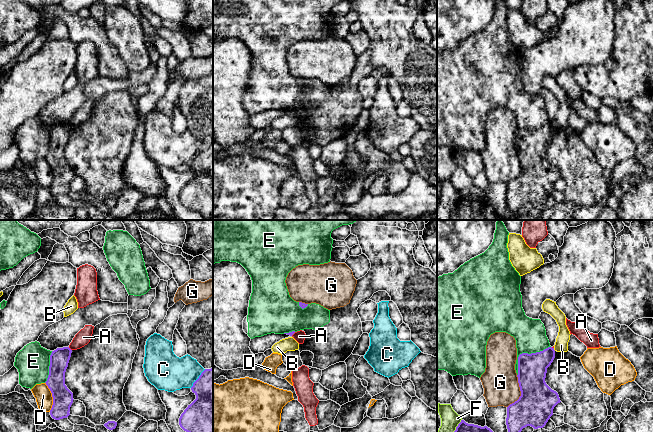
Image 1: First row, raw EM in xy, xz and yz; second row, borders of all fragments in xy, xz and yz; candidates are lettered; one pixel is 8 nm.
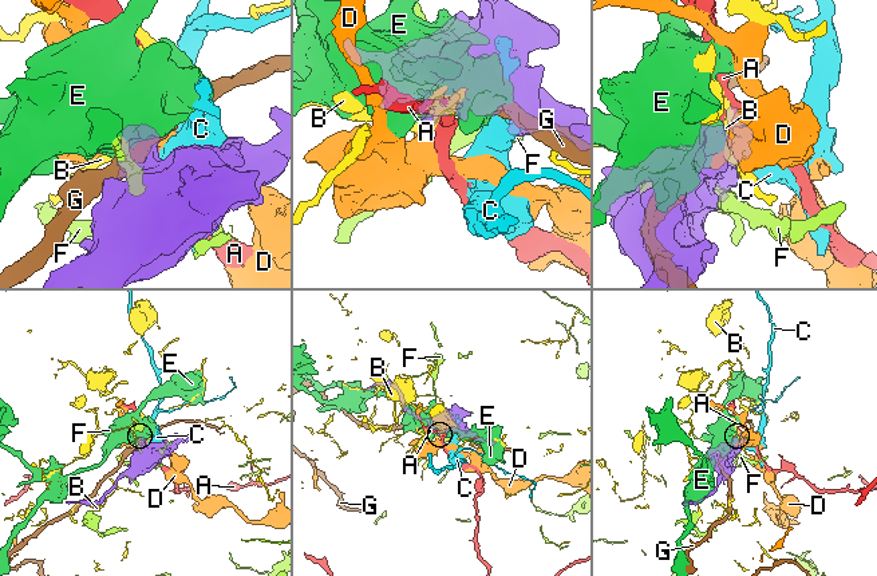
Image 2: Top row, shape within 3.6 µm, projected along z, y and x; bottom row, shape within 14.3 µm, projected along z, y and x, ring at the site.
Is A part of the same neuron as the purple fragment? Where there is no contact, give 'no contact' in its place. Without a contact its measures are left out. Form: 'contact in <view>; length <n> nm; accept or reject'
contact in xy; length 40 nm; reject

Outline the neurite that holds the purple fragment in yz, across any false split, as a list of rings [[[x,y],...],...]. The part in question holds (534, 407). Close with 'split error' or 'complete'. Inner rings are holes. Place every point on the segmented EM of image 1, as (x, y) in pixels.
[[[548,347],[536,353],[522,353],[518,357],[518,383],[521,396],[507,407],[506,425],[508,432],[521,432],[531,426],[534,429],[543,428],[553,415],[554,407],[560,403],[559,395],[545,382],[547,368],[555,358],[555,350]]]; complete

